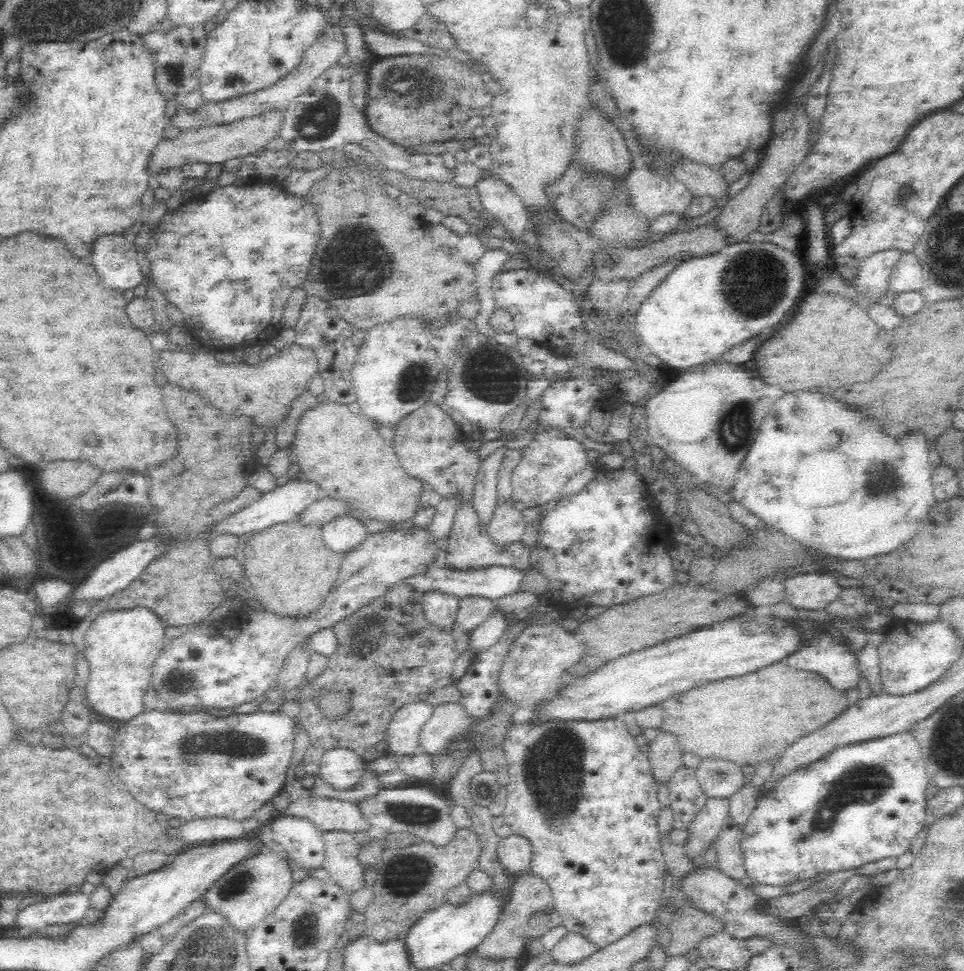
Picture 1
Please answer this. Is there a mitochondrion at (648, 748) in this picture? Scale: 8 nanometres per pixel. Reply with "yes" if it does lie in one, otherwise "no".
no

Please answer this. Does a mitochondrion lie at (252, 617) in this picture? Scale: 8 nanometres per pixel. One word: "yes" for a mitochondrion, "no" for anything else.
no

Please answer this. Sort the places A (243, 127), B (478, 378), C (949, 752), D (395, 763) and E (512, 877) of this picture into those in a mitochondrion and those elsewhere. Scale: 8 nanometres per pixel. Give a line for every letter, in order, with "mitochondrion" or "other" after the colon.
A: other
B: mitochondrion
C: mitochondrion
D: other
E: other

